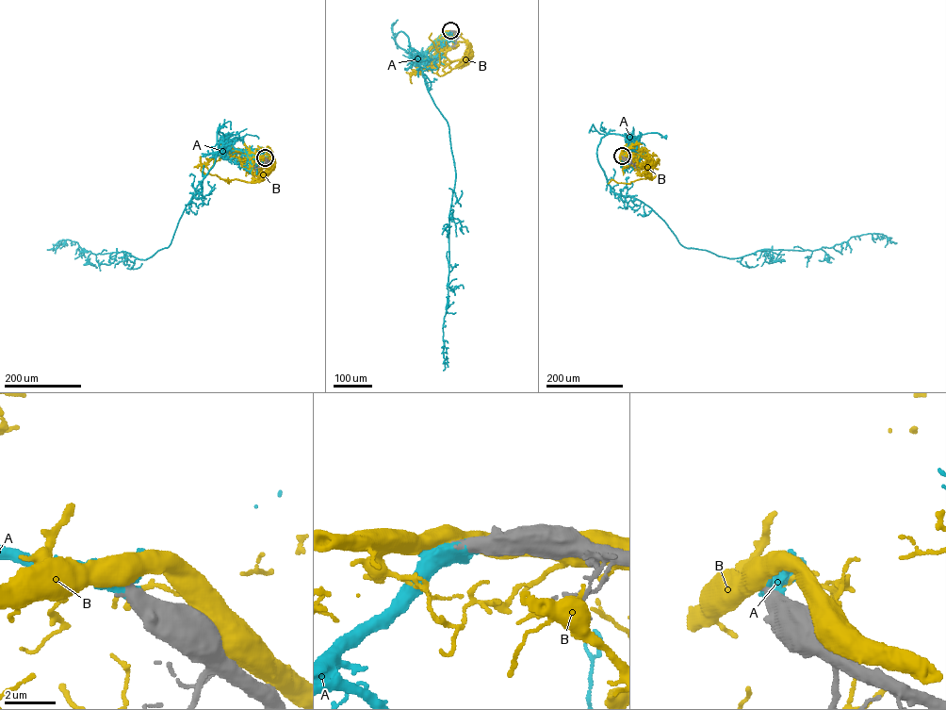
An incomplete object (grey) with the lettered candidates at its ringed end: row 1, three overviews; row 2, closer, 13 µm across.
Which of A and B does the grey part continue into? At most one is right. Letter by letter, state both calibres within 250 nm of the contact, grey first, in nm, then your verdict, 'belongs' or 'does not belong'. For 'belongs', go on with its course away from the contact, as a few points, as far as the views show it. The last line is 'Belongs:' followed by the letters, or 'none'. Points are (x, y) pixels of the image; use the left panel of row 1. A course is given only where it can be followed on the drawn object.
A: calibres 650 and 440 nm; belongs; course (265, 157), (252, 156), (234, 147), (225, 137), (229, 134), (226, 139)
B: calibres 500 and 500 nm; does not belong
Belongs: A

